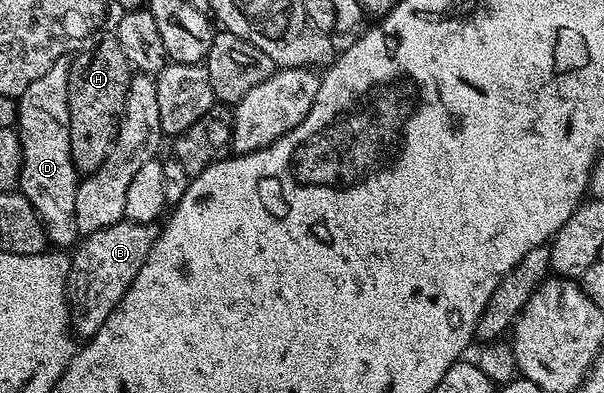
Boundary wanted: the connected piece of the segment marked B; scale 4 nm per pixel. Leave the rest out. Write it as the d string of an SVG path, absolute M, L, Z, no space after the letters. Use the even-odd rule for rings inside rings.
M122 218L117 224L88 233L72 249L65 294L69 297L71 328L78 337L93 336L95 330L107 322L131 282L135 282L135 274L143 270L143 262L147 262L147 254L151 254L158 231L156 223L136 224L134 220Z

